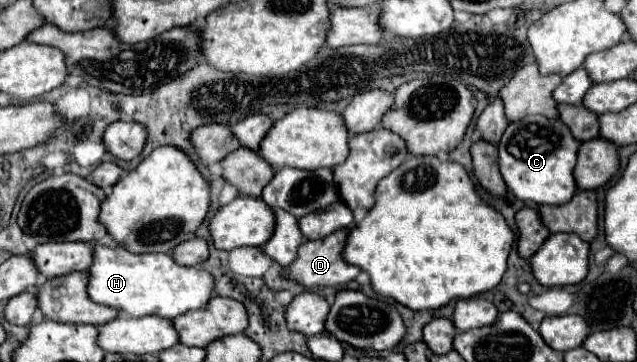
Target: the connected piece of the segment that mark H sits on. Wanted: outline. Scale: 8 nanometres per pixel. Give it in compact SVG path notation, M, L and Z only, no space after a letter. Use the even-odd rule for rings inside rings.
M96 244L88 294L98 304L118 308L120 314L134 318L156 314L172 320L188 310L202 310L208 306L214 298L214 276L200 266L180 266L168 254L132 254L124 248L112 250Z

